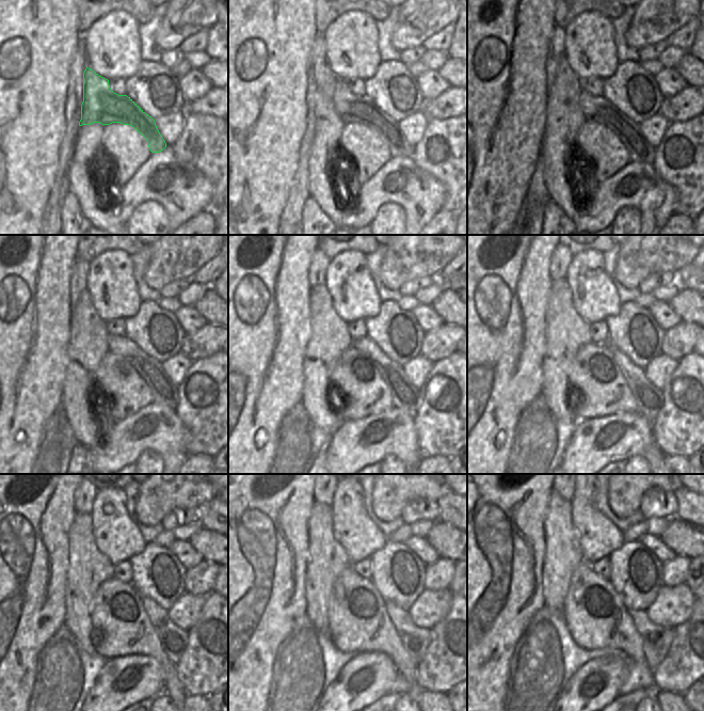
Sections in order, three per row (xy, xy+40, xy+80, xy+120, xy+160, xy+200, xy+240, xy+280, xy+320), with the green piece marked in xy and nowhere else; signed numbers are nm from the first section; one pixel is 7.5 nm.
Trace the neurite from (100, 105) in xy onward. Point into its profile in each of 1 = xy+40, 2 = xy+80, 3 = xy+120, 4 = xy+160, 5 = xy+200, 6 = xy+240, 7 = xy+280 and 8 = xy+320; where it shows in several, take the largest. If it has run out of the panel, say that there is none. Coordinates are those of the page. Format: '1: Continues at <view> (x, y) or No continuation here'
1: Continues at xy+40 (351, 108)
2: Continues at xy+80 (598, 109)
3: Continues at xy+120 (163, 391)
4: Continues at xy+160 (406, 397)
5: Continues at xy+200 (650, 400)
6: Continues at xy+240 (173, 640)
7: Continues at xy+280 (415, 640)
8: Continues at xy+320 (656, 640)

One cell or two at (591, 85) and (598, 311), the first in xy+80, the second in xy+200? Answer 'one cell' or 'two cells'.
two cells

